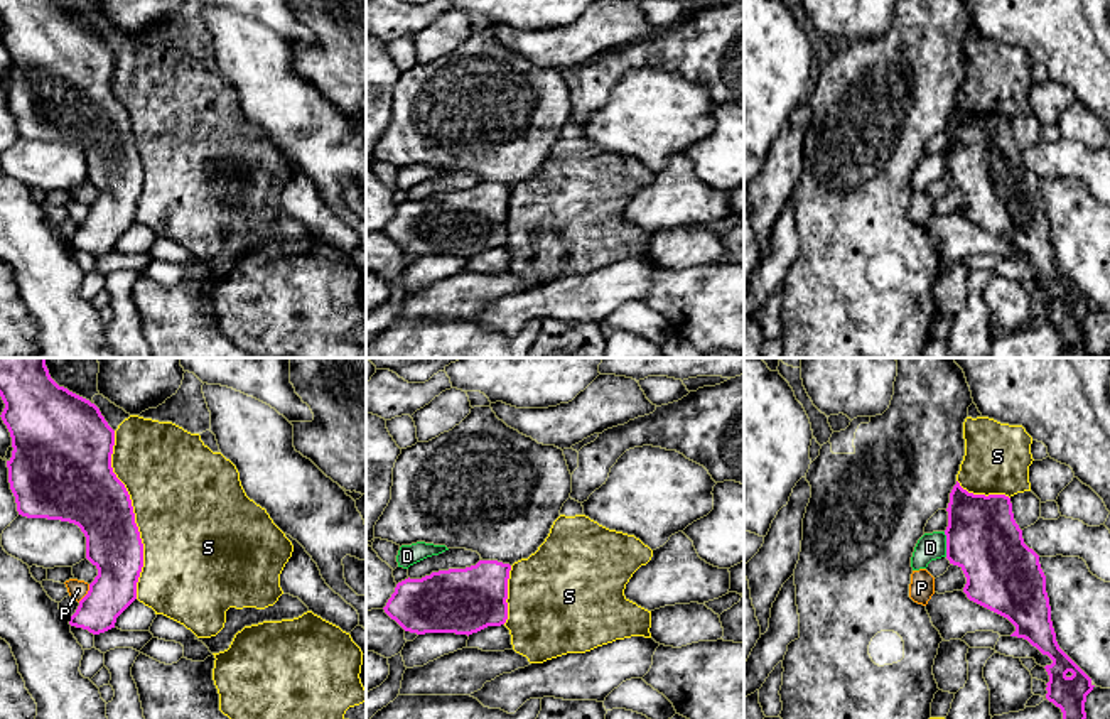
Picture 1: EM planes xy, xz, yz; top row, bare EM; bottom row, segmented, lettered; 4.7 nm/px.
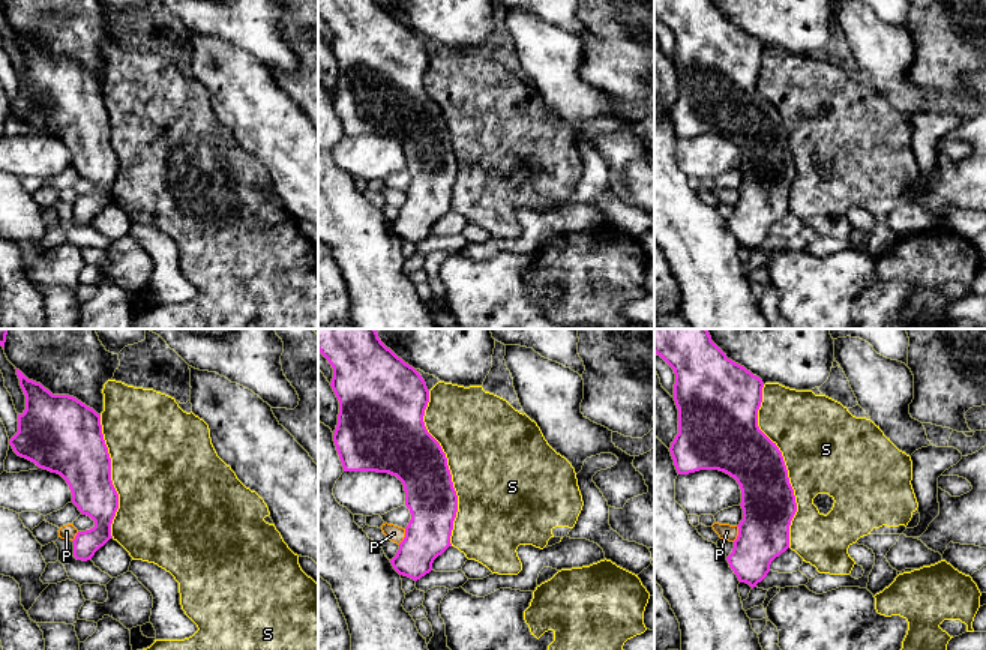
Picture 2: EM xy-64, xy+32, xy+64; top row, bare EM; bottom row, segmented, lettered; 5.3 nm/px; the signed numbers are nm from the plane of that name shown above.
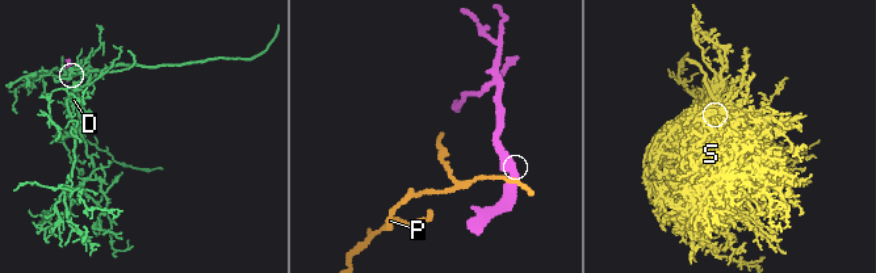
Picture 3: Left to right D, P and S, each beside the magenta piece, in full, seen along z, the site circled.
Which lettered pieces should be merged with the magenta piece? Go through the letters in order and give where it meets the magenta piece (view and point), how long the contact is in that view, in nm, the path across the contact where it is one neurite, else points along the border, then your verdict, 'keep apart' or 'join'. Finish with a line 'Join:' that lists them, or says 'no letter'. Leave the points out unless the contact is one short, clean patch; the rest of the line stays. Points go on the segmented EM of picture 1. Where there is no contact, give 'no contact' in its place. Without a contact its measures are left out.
D: contact yz (947, 544); length 120 nm; keep apart
P: contact xy (88, 593); length 110 nm; border xy (90, 584), (90, 589), (78, 601); keep apart
S: contact xy (134, 515); length 800 nm; keep apart
Join: no letter

